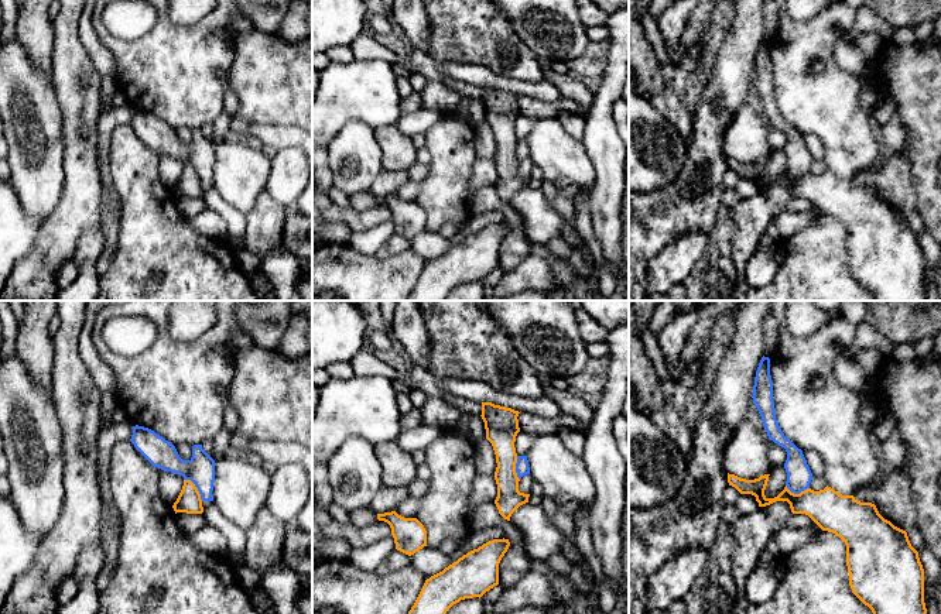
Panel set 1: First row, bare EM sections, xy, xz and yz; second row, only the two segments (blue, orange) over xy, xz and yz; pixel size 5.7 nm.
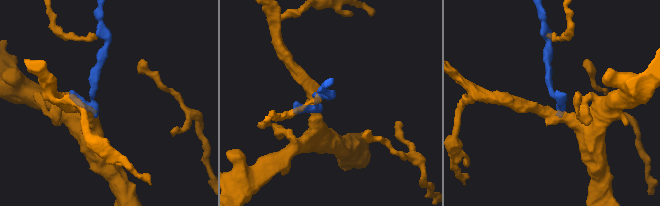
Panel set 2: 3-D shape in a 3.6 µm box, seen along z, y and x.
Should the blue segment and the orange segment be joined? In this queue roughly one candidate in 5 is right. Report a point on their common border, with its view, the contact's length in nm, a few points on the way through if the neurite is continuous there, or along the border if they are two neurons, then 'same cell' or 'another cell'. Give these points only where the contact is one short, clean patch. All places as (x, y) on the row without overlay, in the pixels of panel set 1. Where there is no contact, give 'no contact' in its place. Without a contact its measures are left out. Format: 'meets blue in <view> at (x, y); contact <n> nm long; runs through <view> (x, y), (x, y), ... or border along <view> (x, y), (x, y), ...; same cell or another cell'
meets blue in xy at (195, 170); contact 170 nm long; border along xy (184, 163), (194, 168), (202, 184); another cell

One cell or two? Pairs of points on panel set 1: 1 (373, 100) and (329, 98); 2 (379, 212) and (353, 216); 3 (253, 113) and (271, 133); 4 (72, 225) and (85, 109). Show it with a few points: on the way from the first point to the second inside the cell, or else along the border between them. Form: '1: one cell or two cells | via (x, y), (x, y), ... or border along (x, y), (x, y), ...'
1: one cell | via (362, 98), (341, 98)
2: one cell | via (373, 216), (359, 216)
3: two cells | border along (233, 115), (247, 123), (296, 127)
4: one cell | via (78, 196), (78, 137)

